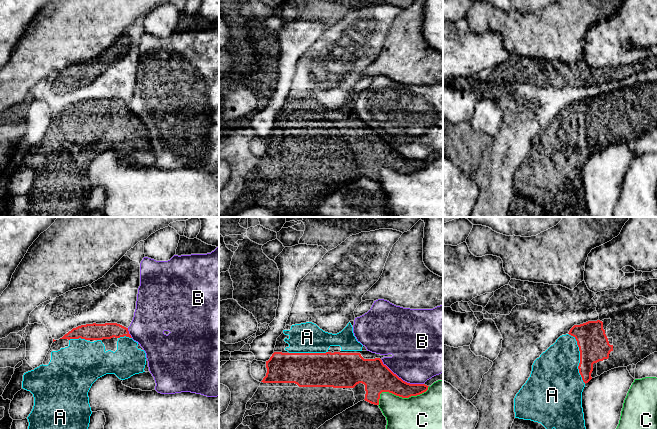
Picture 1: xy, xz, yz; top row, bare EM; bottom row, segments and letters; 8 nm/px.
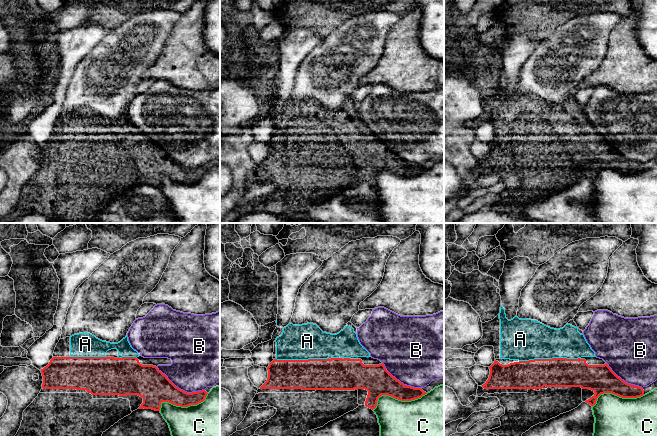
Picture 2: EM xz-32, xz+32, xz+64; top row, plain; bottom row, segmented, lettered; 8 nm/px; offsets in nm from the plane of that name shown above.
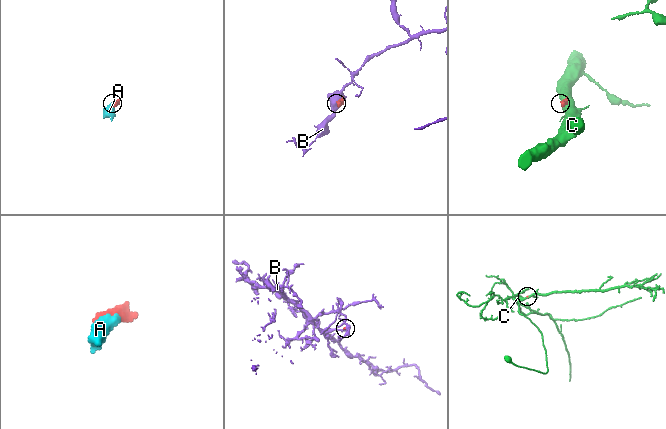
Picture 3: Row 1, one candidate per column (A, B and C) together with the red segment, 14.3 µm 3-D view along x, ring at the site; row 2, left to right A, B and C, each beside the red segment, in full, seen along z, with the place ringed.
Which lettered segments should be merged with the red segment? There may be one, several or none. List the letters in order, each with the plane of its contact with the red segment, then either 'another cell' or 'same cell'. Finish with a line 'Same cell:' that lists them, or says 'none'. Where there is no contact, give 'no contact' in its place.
A: yz | same cell
B: xz | another cell
C: xz | another cell
Same cell: A

